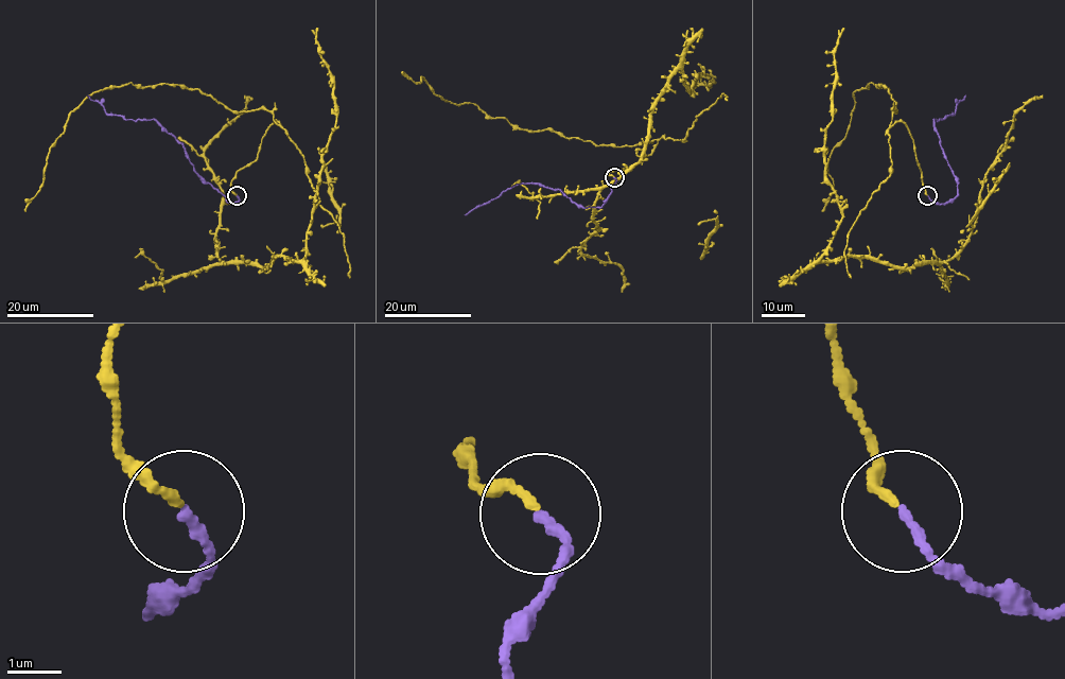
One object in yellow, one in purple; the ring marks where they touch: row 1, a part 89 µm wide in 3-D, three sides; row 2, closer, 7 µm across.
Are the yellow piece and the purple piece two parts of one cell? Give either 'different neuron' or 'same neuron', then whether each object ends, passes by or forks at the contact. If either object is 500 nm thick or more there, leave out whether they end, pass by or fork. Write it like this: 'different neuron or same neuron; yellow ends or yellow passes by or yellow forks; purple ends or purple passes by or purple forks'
same neuron; yellow ends; purple ends

